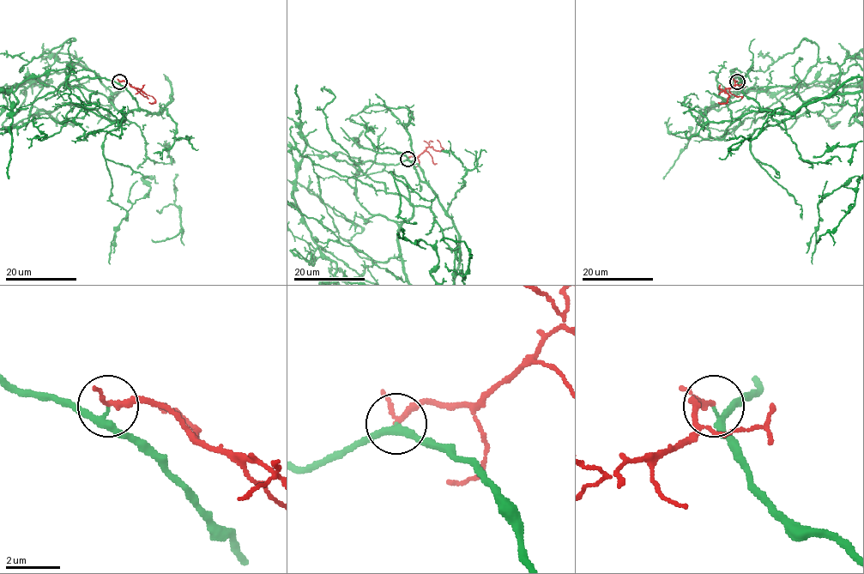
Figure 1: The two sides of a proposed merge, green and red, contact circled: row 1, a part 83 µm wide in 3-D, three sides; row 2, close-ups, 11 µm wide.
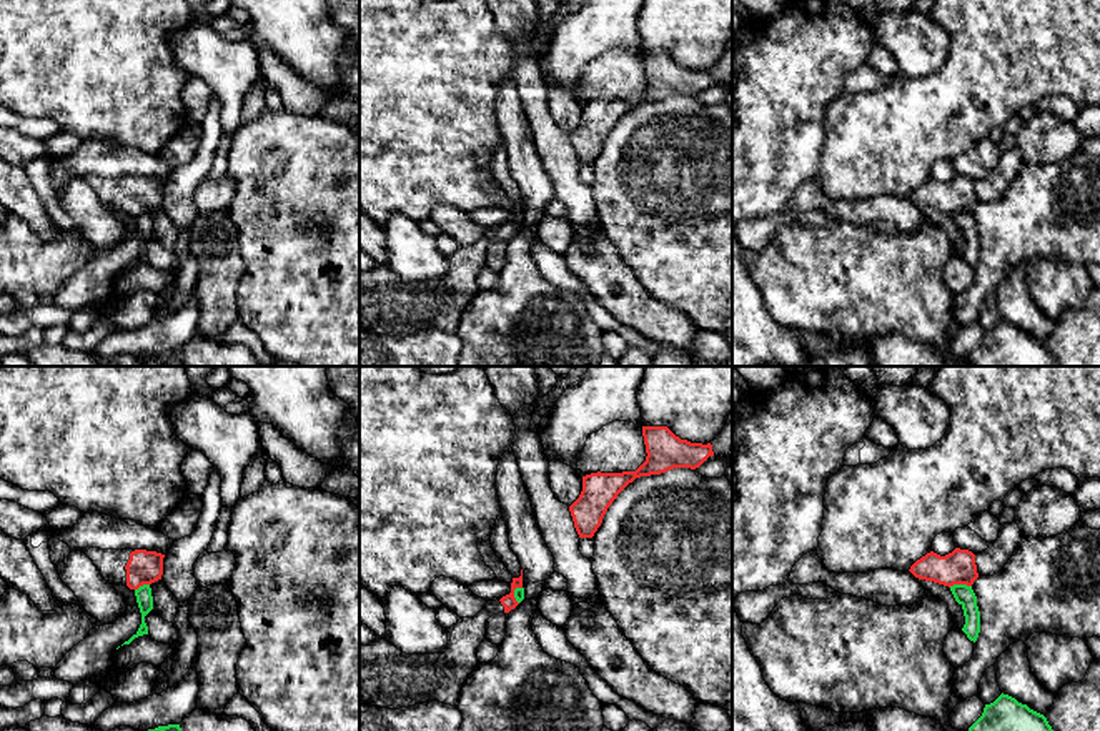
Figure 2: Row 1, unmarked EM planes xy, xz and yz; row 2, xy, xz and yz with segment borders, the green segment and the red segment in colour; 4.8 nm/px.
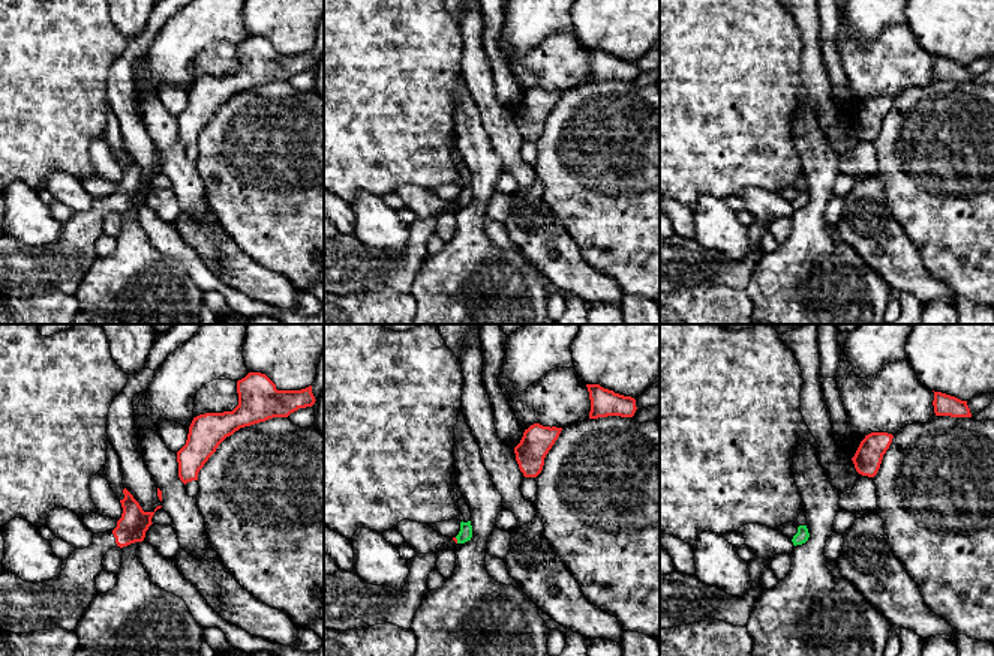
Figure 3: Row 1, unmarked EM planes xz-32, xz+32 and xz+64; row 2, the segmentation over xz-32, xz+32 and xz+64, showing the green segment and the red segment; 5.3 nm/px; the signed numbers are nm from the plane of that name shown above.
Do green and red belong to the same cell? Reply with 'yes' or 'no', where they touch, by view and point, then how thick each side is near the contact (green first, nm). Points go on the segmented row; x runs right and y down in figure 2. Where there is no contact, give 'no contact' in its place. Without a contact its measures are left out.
no | yz (959, 585) | 100/160 nm

